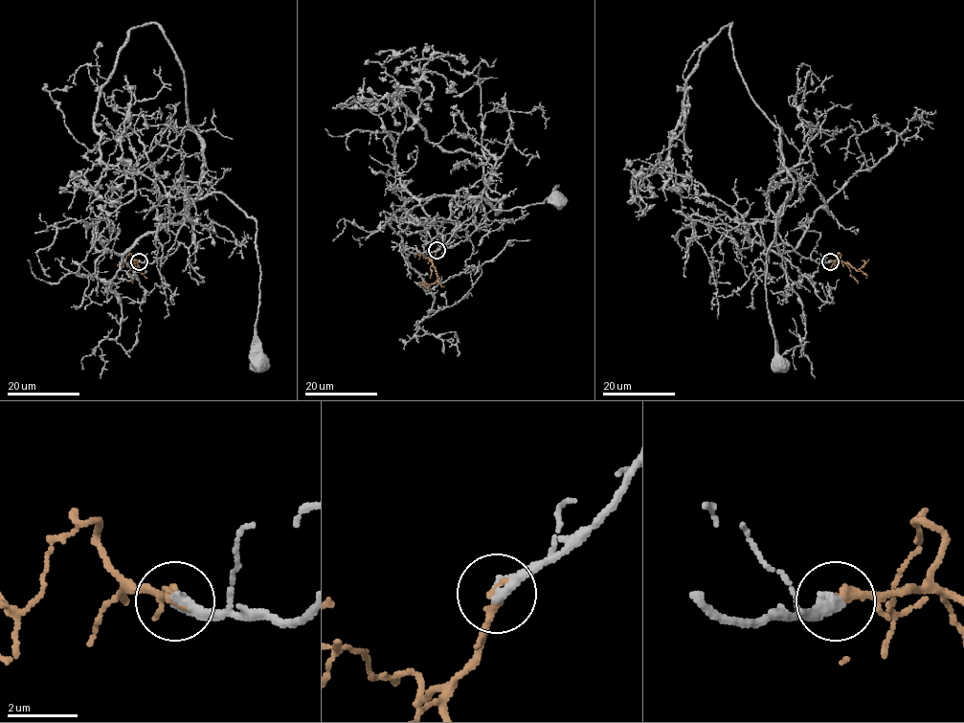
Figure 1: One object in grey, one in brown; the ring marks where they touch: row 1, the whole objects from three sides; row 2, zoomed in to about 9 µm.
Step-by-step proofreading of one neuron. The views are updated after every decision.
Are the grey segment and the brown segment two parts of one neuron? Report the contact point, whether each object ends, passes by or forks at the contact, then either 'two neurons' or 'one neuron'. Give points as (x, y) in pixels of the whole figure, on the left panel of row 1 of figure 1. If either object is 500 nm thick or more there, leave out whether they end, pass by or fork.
(139, 261) | grey ends | brown ends | one neuron

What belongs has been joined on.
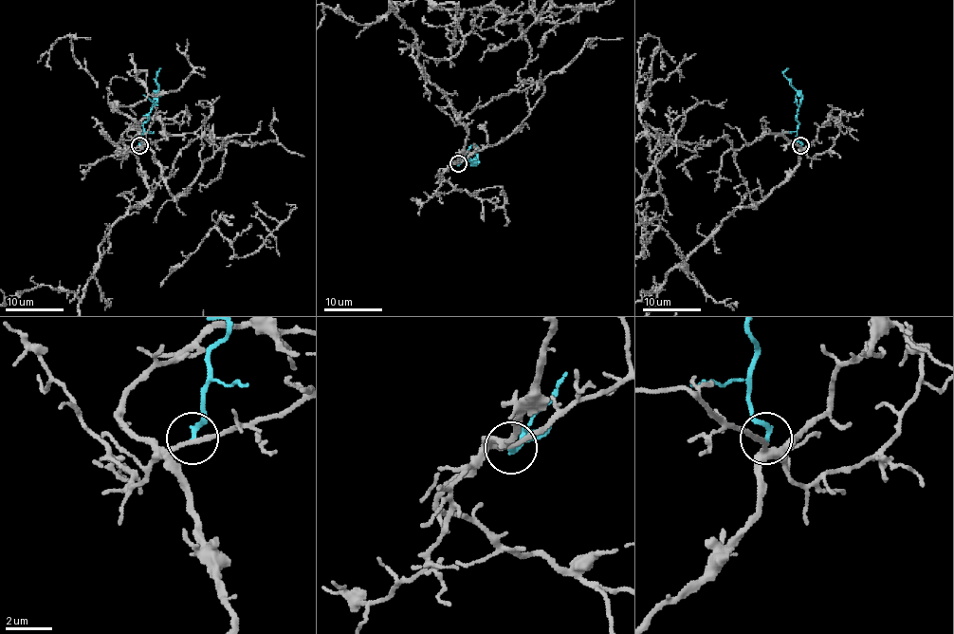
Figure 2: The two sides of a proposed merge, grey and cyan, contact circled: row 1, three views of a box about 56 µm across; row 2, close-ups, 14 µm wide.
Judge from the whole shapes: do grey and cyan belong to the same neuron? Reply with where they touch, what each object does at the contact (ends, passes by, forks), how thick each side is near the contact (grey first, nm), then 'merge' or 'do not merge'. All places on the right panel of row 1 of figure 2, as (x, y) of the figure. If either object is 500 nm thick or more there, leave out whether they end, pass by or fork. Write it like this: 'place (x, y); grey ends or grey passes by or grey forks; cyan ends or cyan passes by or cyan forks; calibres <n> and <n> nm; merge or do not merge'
place (800, 145); grey passes by; cyan ends; calibres 200 and 220 nm; do not merge

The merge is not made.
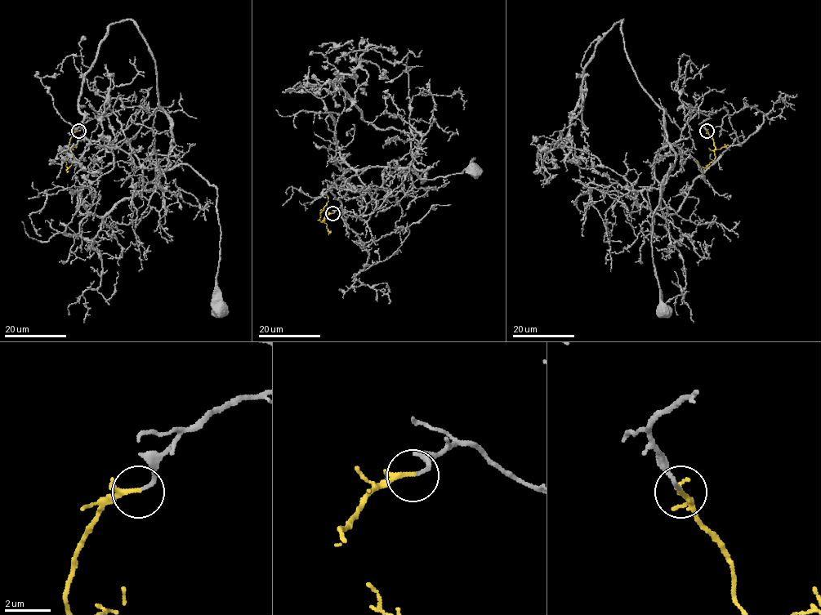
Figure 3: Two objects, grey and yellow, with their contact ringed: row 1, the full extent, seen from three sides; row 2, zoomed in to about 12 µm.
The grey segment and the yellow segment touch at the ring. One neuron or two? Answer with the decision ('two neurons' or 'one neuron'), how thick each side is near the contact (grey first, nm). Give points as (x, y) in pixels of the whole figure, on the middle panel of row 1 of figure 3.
one neuron; calibres 140 and 150 nm

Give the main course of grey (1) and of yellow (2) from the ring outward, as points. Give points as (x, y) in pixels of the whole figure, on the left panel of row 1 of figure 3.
1: (79, 131), (112, 111), (139, 161), (142, 187), (152, 189), (180, 164), (215, 187), (222, 311)
2: (78, 131), (73, 133), (69, 140), (69, 154), (66, 160), (69, 167), (74, 158), (71, 157)

